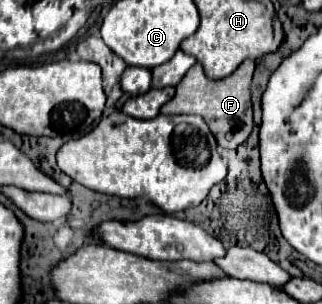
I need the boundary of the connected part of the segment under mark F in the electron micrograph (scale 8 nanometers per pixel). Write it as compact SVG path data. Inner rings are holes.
M245 60L231 76L223 80L209 80L203 74L203 68L199 64L185 74L185 78L177 84L175 96L161 108L161 114L197 114L201 116L209 130L213 132L215 140L223 148L237 148L247 140L247 136L253 130L253 108L251 108L251 76L255 70L253 60Z

